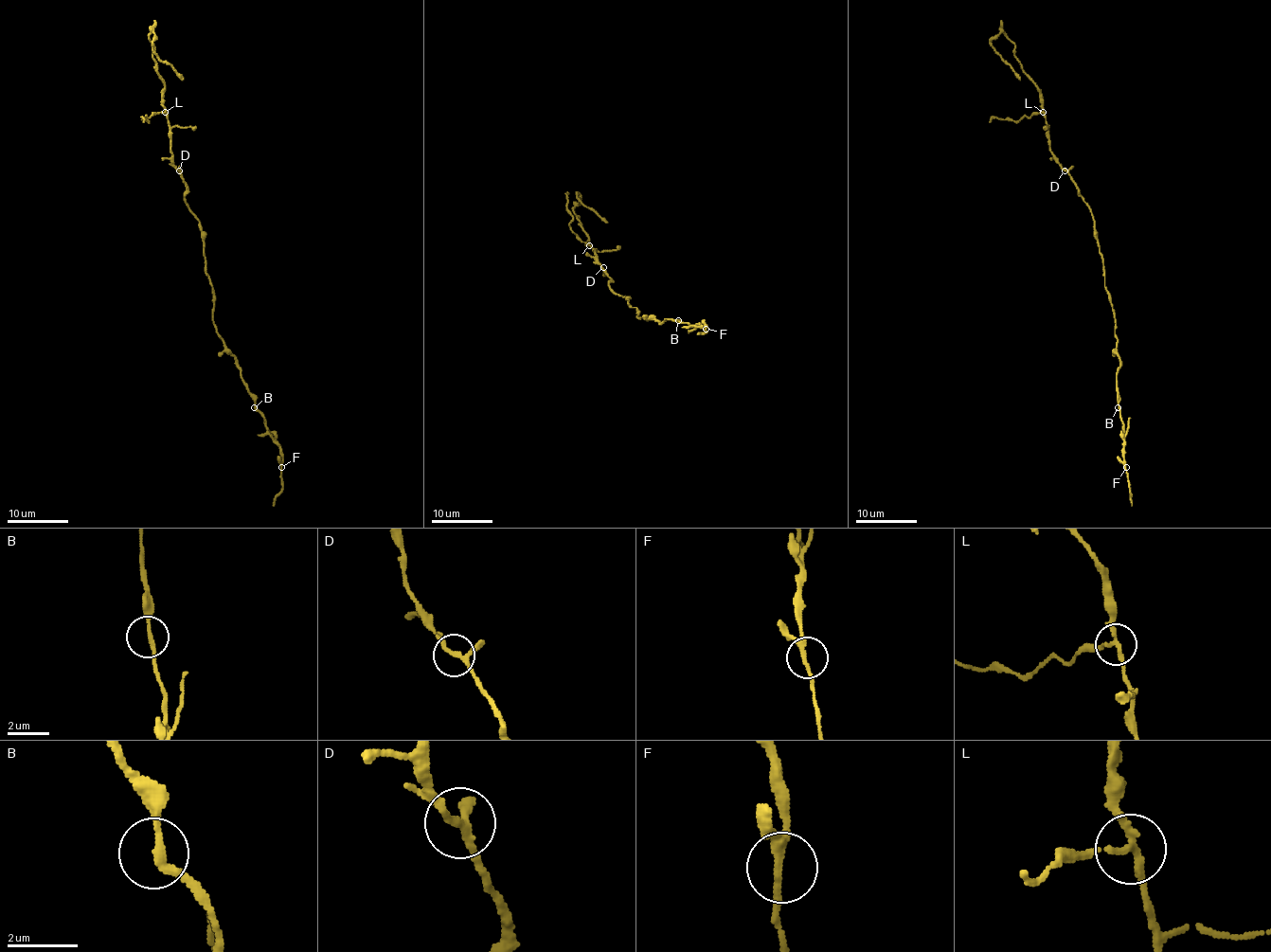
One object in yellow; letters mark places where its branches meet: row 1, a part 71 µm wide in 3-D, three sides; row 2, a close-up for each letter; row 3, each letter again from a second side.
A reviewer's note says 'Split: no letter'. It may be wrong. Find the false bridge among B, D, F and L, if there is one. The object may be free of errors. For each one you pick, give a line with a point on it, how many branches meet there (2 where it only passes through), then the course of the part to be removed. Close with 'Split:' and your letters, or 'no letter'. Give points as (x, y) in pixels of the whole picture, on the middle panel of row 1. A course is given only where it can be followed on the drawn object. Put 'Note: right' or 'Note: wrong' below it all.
L: place (589, 245); branches 3; course (589, 245), (569, 225), (572, 221), (567, 191)
Split: L
Note: wrong

